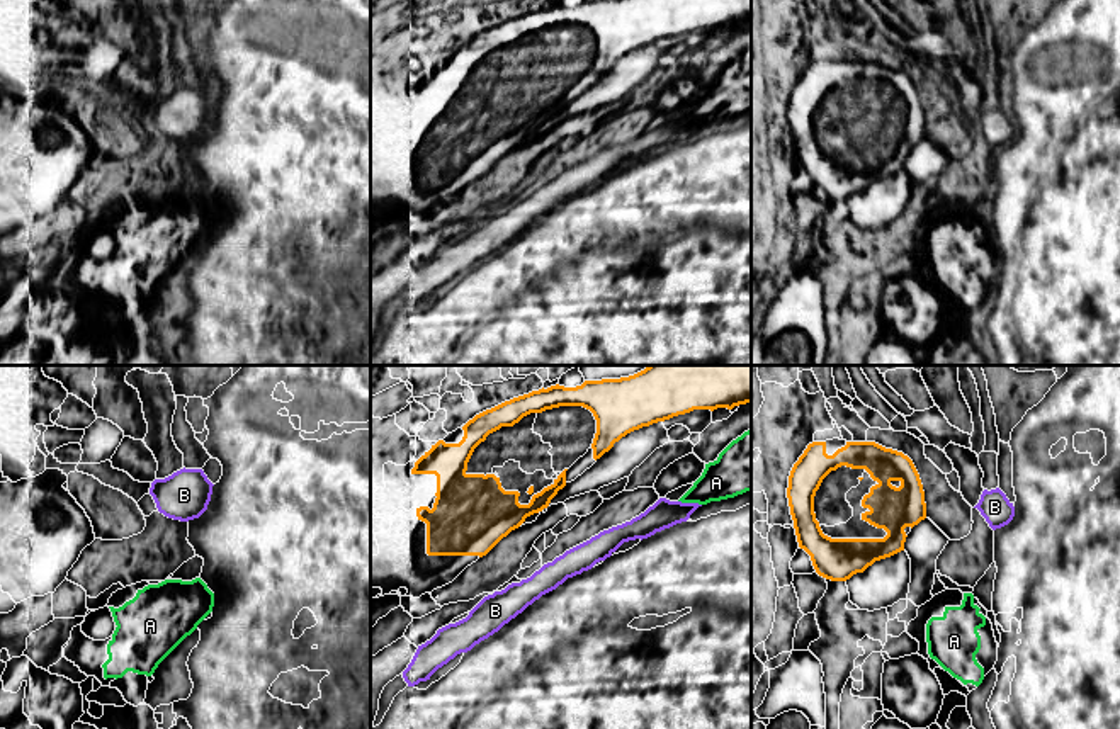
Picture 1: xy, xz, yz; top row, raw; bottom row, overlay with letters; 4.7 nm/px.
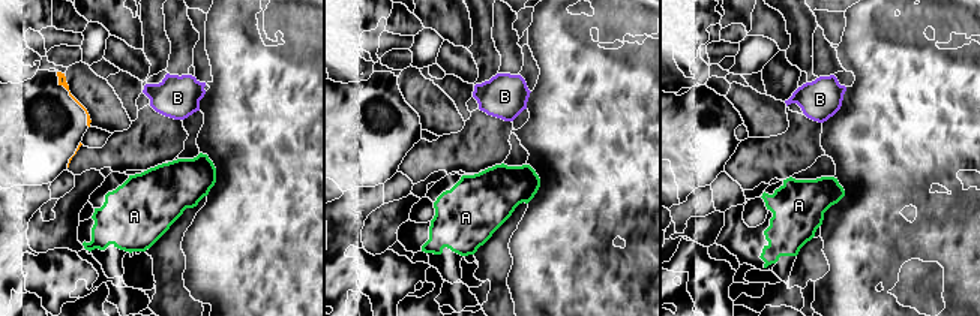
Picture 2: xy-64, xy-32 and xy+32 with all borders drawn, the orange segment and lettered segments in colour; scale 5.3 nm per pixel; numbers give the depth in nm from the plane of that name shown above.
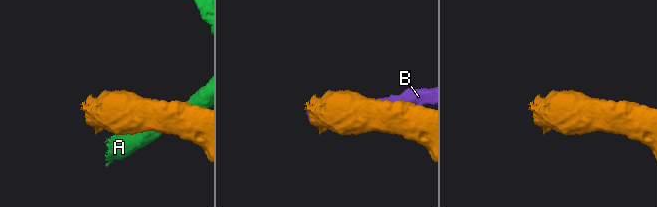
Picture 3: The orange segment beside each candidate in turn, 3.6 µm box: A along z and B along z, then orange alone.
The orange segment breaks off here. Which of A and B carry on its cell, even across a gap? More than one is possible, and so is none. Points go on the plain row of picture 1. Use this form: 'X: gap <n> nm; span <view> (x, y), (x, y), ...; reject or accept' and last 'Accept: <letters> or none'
A: gap 130 nm; span xz (745, 22), (748, 50); reject
B: gap 180 nm; span xz (481, 175), (495, 211); reject
Accept: none

